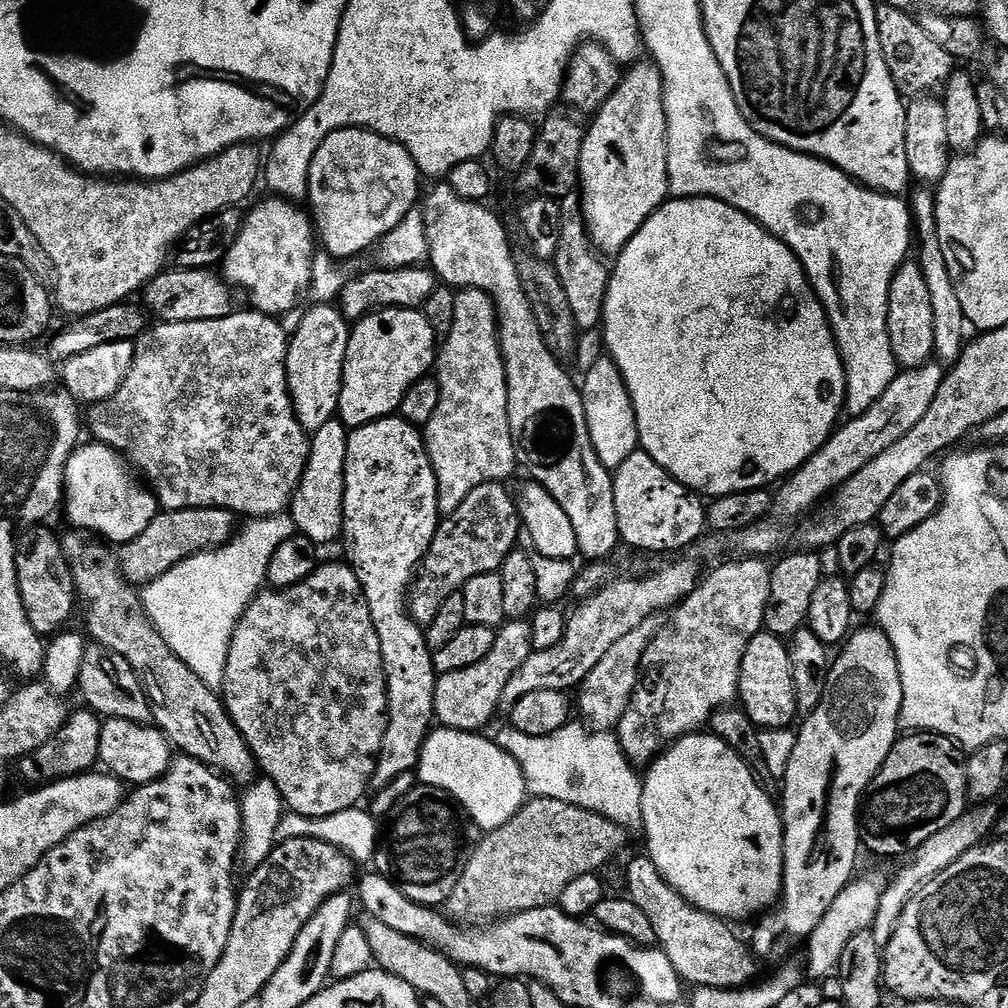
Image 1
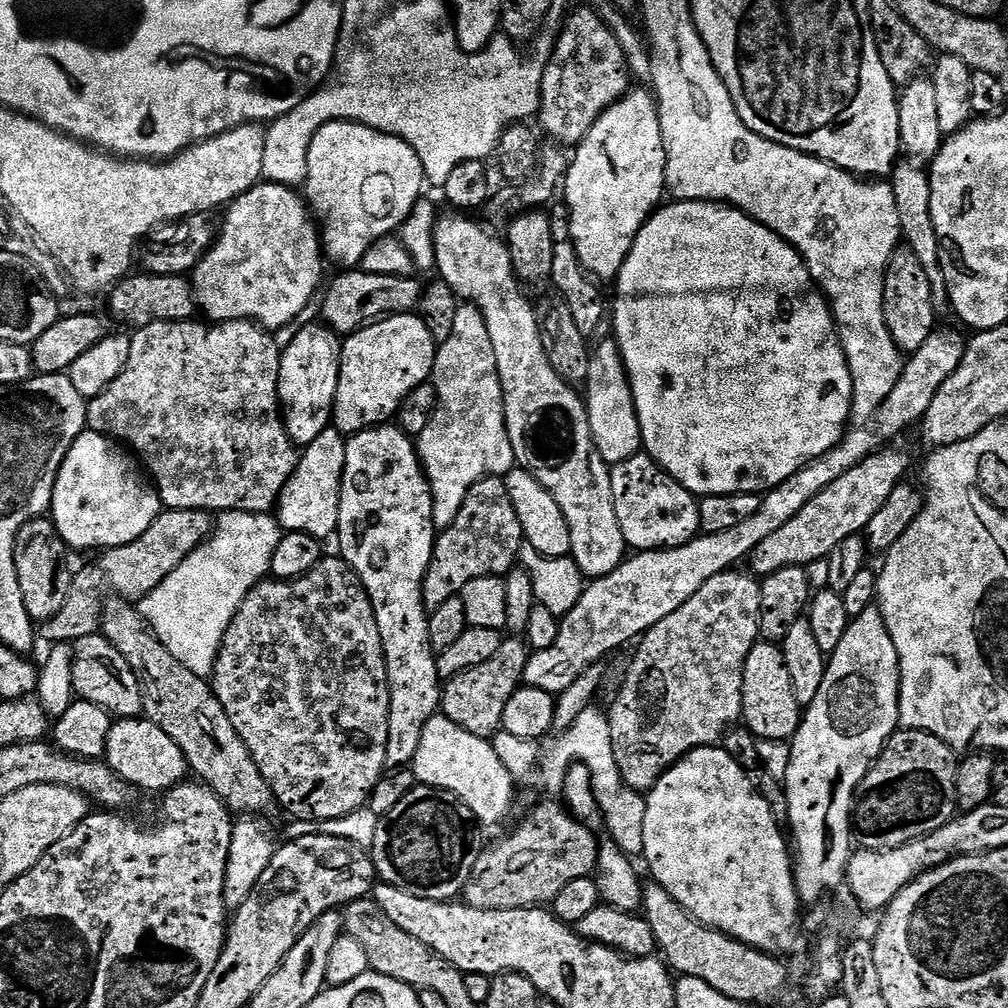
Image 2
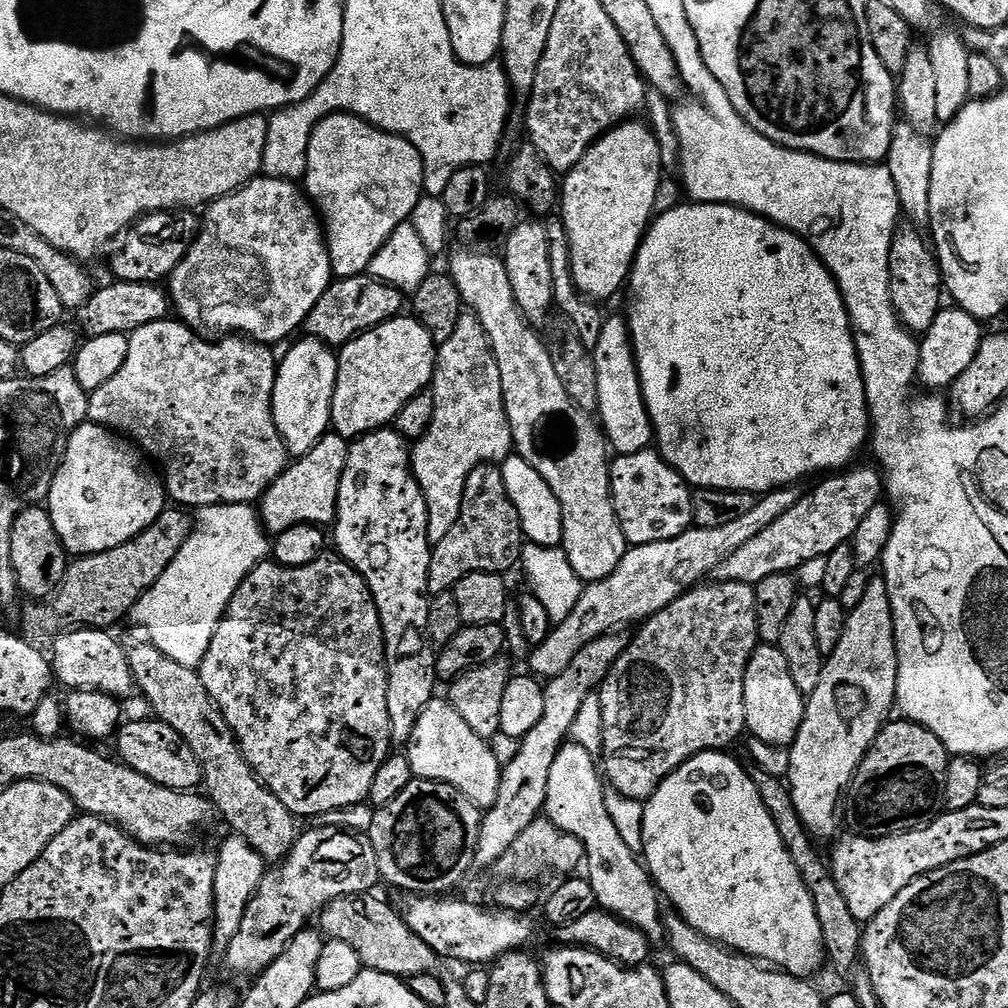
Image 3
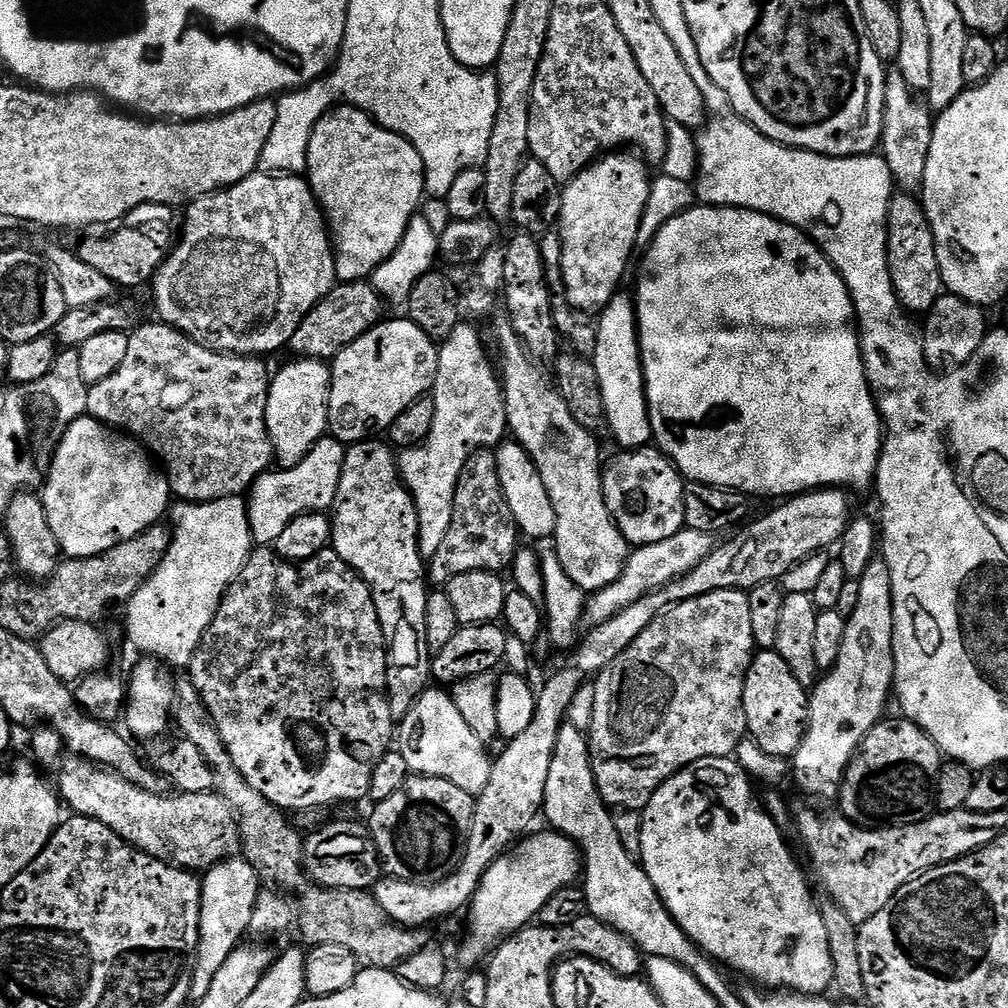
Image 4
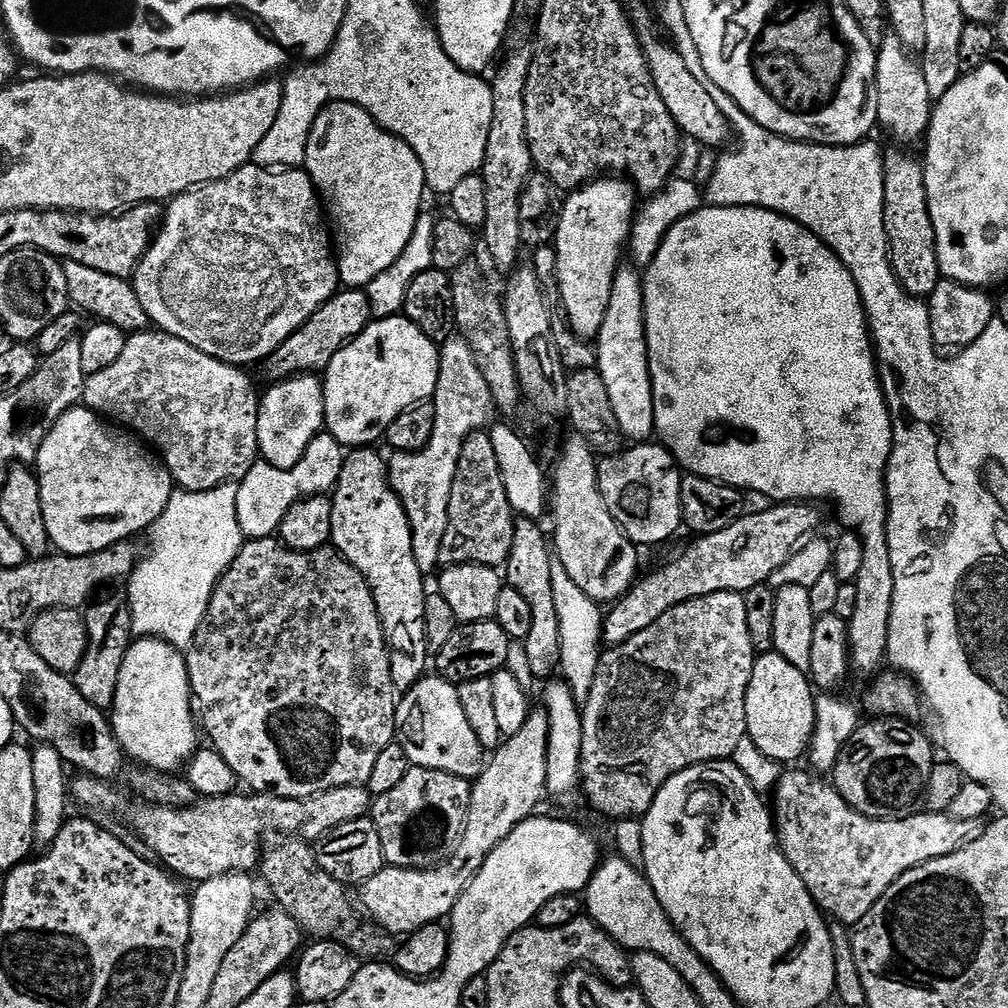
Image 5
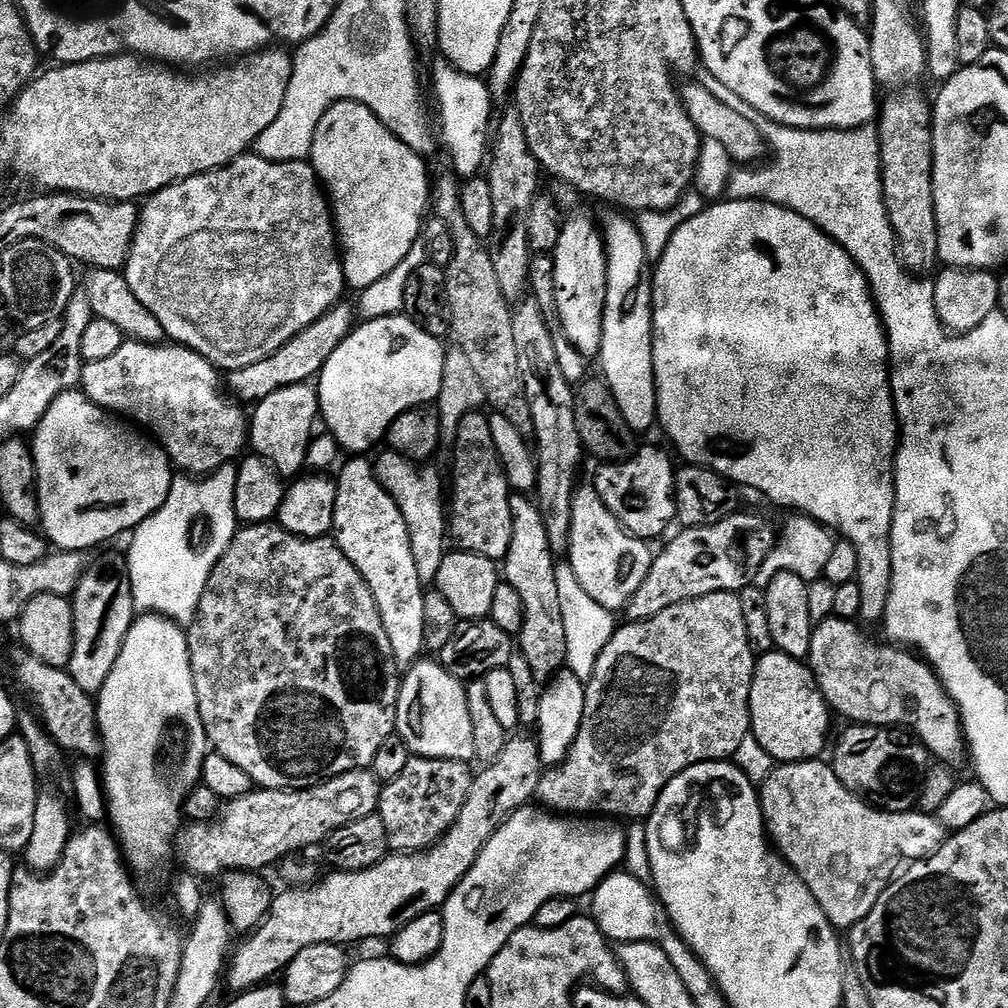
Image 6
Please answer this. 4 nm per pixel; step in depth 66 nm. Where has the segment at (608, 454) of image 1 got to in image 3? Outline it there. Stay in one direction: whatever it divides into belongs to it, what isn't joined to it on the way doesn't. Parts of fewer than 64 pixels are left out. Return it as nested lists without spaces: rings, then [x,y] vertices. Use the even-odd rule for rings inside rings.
[[[623,315],[605,319],[602,338],[594,349],[598,370],[598,423],[616,456],[638,454],[653,443],[652,420],[644,404],[644,391],[640,385],[640,372],[636,369],[636,354],[632,350],[632,333]]]

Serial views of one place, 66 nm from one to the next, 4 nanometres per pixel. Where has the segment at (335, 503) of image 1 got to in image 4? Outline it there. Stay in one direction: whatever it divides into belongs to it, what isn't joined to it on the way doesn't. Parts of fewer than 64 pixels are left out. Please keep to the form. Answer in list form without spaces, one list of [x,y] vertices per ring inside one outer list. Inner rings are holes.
[[[326,434],[293,468],[280,468],[263,472],[252,483],[246,496],[248,521],[253,541],[260,546],[275,545],[278,534],[307,512],[327,513],[335,505],[338,494],[338,482],[342,478],[345,445],[335,436]]]

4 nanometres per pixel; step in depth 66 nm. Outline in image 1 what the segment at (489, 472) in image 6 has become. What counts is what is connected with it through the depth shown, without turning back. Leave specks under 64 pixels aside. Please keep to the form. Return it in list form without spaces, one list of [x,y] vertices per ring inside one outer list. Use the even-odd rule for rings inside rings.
[[[503,483],[484,484],[478,490],[472,490],[462,501],[462,506],[454,510],[454,514],[441,519],[440,529],[434,534],[434,542],[425,554],[408,594],[408,612],[416,619],[417,624],[427,626],[434,622],[438,610],[442,610],[445,605],[446,598],[463,592],[466,582],[470,582],[470,578],[478,578],[478,574],[499,572],[510,553],[517,551],[516,539],[519,536],[521,539],[522,536],[520,510],[513,493],[511,496],[504,487]]]

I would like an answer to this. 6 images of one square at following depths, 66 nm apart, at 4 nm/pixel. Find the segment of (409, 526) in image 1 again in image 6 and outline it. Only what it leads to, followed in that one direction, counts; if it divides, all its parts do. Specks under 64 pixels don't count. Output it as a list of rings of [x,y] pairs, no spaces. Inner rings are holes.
[[[368,458],[349,460],[352,461],[341,470],[340,476],[335,477],[336,501],[332,532],[342,554],[350,558],[350,562],[354,562],[366,586],[370,586],[370,594],[374,594],[374,602],[378,606],[382,626],[386,626],[386,638],[390,638],[390,650],[396,659],[397,669],[407,670],[425,655],[422,602],[426,586],[418,578],[418,566],[414,566],[414,550],[410,546],[410,530],[406,530],[406,518],[402,518],[402,510],[398,510],[394,498],[390,498],[390,494],[376,476],[373,461]]]

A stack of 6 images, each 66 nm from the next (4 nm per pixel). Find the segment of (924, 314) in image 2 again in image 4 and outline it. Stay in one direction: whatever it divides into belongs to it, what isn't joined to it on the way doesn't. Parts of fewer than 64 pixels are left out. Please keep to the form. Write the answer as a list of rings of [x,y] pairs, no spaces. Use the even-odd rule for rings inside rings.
[[[912,194],[893,195],[892,201],[888,204],[888,269],[892,285],[896,291],[896,296],[908,314],[927,314],[938,302],[940,296],[945,295],[946,289],[942,282],[942,270],[938,266],[938,254],[936,253],[936,243],[930,222],[924,213],[923,203],[916,200]]]

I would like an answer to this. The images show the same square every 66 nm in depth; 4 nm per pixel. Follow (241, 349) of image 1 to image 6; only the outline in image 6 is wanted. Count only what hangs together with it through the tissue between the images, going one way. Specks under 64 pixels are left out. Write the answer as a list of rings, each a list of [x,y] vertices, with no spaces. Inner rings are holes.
[[[125,339],[124,344],[118,346],[117,352],[110,358],[102,358],[102,362],[87,362],[83,365],[79,387],[82,389],[84,395],[90,398],[90,402],[94,402],[99,408],[103,408],[105,412],[115,414],[125,421],[133,420],[133,422],[128,421],[133,425],[141,424],[142,427],[149,428],[149,430],[152,431],[151,439],[163,448],[164,453],[168,455],[168,459],[172,461],[173,465],[175,465],[181,473],[191,474],[196,478],[211,476],[212,473],[217,472],[222,465],[239,461],[242,453],[245,451],[245,449],[243,450],[244,444],[246,448],[250,440],[249,417],[246,415],[246,412],[244,416],[243,410],[240,409],[243,407],[222,387],[221,373],[209,360],[202,358],[194,350],[185,348],[183,344],[177,344],[175,342],[143,344],[141,340]]]

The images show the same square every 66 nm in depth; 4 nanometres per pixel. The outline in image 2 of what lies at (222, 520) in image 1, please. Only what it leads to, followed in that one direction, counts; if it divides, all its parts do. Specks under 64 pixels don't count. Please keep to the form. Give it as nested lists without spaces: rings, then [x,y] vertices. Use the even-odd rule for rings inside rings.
[[[169,508],[161,511],[158,518],[134,542],[126,546],[109,548],[97,564],[77,571],[72,578],[66,606],[54,618],[43,621],[38,632],[52,644],[72,644],[101,631],[102,617],[109,598],[139,602],[149,596],[200,544],[214,531],[214,516],[211,512],[178,510]]]

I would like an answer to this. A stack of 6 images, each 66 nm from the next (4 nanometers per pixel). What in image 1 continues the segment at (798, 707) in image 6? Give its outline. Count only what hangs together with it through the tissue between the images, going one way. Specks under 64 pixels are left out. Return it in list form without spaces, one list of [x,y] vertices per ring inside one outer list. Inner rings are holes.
[[[762,630],[750,642],[750,646],[746,646],[746,658],[742,658],[740,671],[738,700],[745,714],[761,730],[787,729],[788,723],[794,718],[797,719],[792,663],[788,653],[788,644],[781,637]]]

